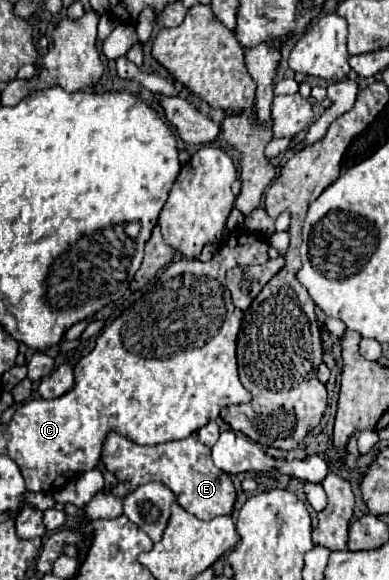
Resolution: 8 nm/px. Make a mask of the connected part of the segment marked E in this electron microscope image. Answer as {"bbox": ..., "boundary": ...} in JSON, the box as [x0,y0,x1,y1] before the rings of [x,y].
{"bbox":[103,433,235,519],"boundary":[[[109,433],[103,447],[103,463],[107,471],[117,475],[119,483],[129,481],[131,489],[137,489],[139,485],[149,481],[159,481],[167,485],[175,493],[177,503],[197,519],[213,519],[219,515],[231,515],[233,511],[235,503],[233,481],[227,473],[223,473],[213,465],[211,449],[199,441],[197,433],[189,435],[187,439],[151,447],[131,443],[127,437],[121,437],[117,433]]]}

